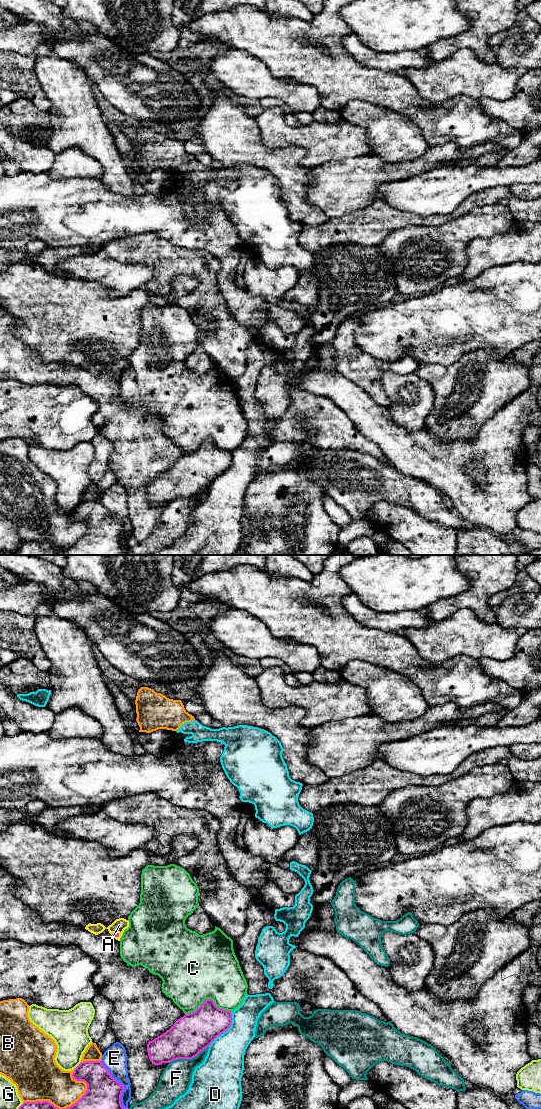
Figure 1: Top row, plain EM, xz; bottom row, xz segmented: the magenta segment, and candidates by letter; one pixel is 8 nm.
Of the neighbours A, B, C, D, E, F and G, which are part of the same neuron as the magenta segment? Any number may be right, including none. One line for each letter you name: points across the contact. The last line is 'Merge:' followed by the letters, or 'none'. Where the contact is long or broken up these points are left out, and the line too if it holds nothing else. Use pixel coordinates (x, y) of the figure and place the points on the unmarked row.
A: runs through xz (114, 374), (115, 376), (119, 365)
Merge: A

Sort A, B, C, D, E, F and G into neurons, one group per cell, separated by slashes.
A / B / C / D / E / F / G

